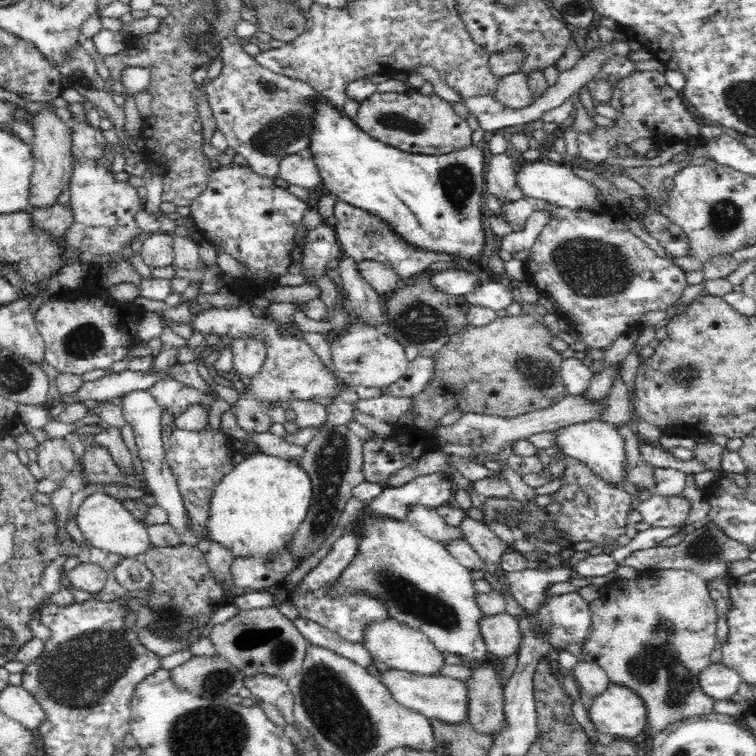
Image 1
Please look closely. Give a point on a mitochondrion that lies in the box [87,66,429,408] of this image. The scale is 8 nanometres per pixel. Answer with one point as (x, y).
(284, 130)

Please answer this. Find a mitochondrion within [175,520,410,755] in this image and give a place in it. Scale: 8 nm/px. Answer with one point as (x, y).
(257, 643)

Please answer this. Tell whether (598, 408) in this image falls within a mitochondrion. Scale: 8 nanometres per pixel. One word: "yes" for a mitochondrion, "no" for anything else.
no

